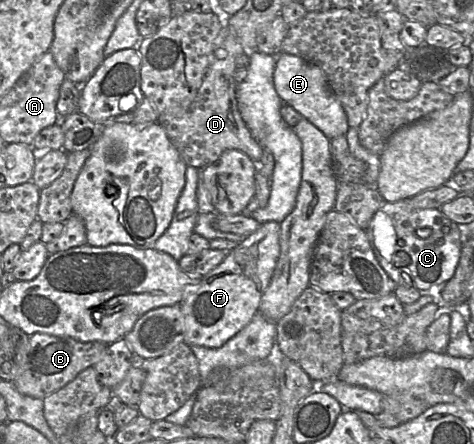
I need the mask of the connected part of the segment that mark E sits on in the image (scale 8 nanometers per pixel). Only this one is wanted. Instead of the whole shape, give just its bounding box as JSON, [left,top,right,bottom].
[273,53,349,140]

